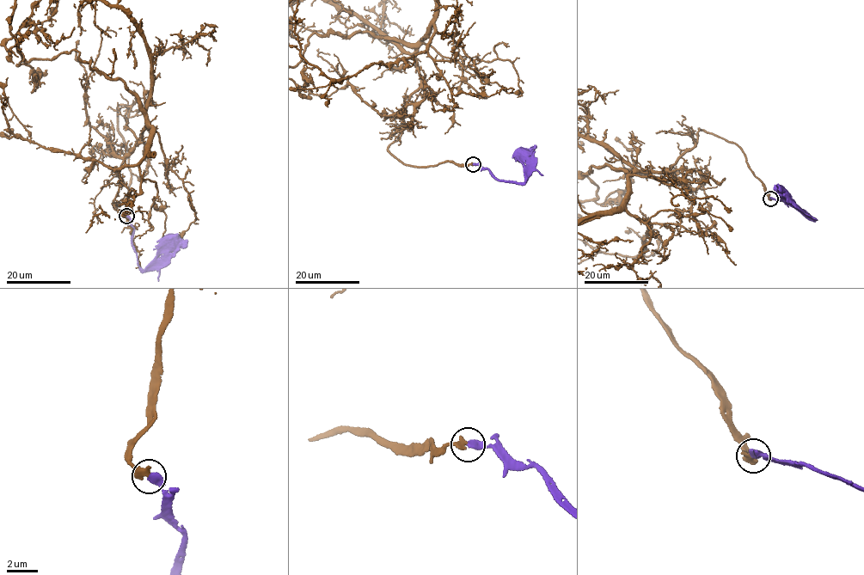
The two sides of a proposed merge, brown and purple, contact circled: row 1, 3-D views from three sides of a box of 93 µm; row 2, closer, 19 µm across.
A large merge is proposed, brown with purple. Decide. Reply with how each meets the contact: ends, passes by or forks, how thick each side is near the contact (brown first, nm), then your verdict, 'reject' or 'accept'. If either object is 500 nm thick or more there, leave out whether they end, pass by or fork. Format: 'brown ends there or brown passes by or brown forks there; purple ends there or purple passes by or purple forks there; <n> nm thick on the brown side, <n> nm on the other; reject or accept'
brown ends there; purple ends there; 320 nm thick on the brown side, 360 nm on the other; accept

